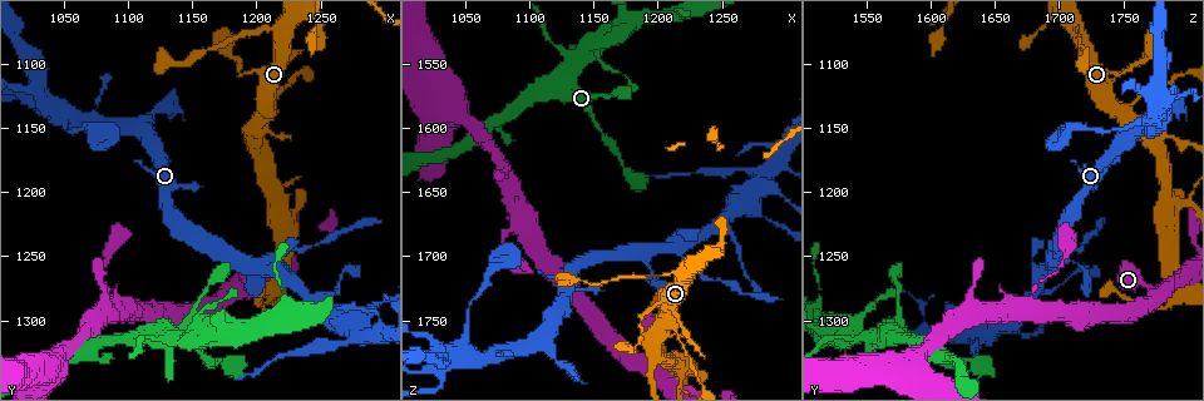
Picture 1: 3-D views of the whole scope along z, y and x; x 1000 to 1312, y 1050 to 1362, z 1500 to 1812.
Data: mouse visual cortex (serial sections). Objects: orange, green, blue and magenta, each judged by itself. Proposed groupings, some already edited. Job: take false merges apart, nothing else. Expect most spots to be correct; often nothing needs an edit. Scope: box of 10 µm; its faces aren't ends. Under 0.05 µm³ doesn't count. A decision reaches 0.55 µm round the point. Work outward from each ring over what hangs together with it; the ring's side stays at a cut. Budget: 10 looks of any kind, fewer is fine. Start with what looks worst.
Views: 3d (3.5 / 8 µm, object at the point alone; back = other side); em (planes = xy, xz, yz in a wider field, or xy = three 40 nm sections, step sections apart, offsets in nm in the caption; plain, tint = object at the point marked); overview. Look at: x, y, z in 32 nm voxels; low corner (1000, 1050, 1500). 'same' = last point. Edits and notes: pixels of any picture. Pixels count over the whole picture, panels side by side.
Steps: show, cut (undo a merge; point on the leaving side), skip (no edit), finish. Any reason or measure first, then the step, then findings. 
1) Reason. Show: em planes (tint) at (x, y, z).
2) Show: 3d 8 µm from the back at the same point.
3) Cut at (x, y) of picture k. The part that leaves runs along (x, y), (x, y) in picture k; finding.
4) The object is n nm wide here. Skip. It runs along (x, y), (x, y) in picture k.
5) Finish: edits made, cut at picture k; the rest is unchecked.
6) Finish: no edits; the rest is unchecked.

A narrow waist. Show: em xy step 1 (tint) at (1210, 1254, 1694).

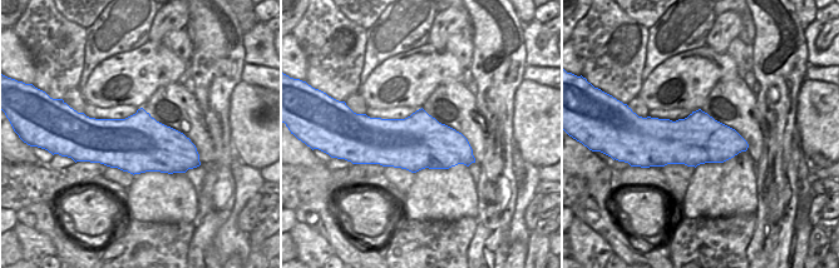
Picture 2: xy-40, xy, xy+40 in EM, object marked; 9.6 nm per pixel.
Show: 3d 3.5 µm at the same point.

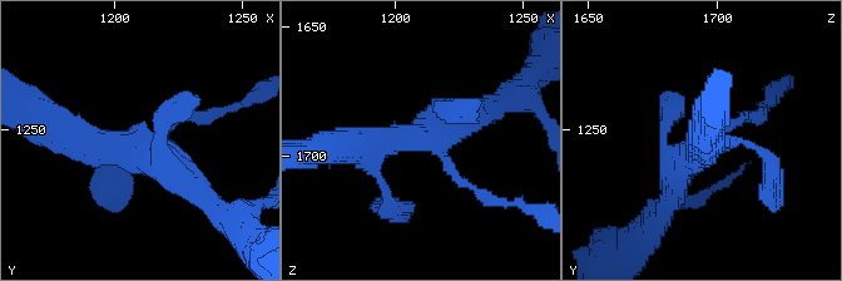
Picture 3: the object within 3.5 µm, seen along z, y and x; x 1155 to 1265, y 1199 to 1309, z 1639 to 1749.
Skip. It runs along (62, 131), (142, 146), (203, 200) in picture 3; one cell here.

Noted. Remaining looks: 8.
Abrupt turn. Show: 3d 3.5 µm at (1272, 1314, 1636).

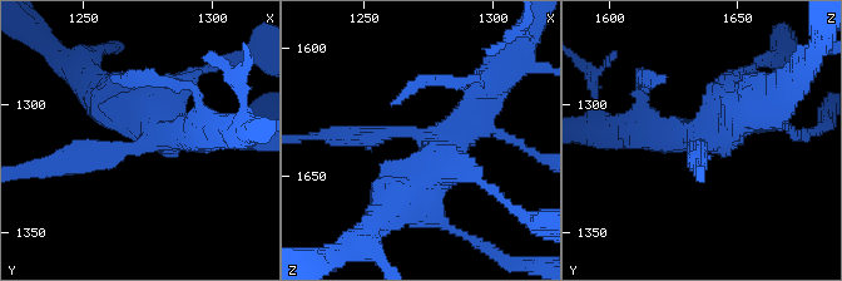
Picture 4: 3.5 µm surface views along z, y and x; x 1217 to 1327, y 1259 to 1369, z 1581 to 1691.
Skip. It runs along (399, 203), (490, 84) in picture 4; continuous, no second cell.

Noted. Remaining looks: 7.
Thick turns thin. Show: 3d 3.5 µm at (1190, 1076, 1716).

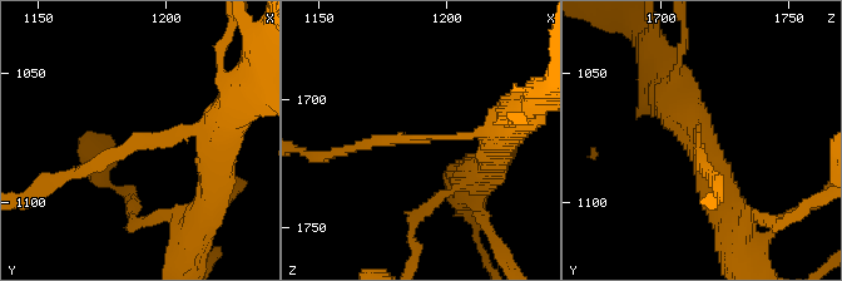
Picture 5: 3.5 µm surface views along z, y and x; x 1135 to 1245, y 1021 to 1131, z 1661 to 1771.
The arms are 150, 250 nm wide. Show: em xy step 1 (tint) at (1191, 1076, 1714).

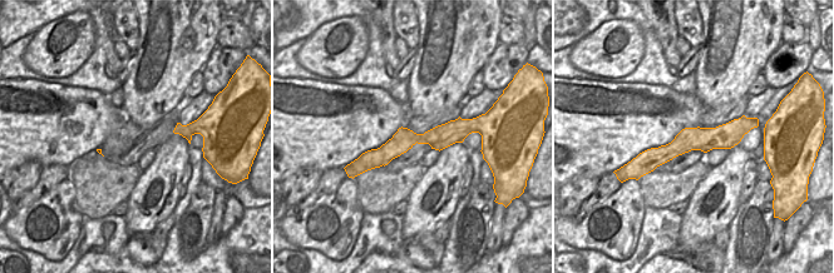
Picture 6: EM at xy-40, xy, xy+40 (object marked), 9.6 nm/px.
Skip. It runs along (746, 127), (642, 155) in picture 6; continuous, no second cell.

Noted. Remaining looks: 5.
Four or more arms meet. Show: 3d 3.5 µm from the back at (1030, 1124, 1778).

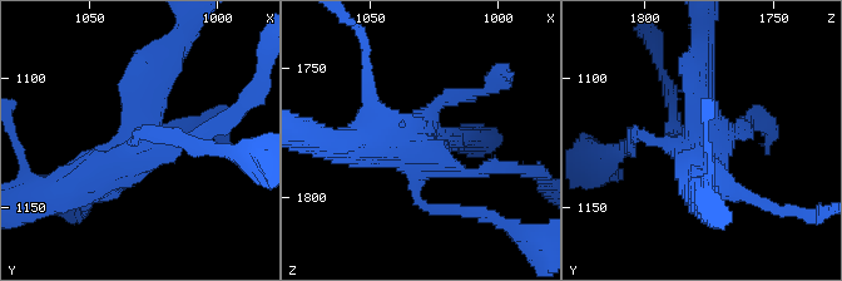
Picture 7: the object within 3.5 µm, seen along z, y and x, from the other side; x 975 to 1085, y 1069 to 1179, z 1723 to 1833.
Need the tissue. Show: em xy step 3 (tint) at (1031, 1122, 1777).

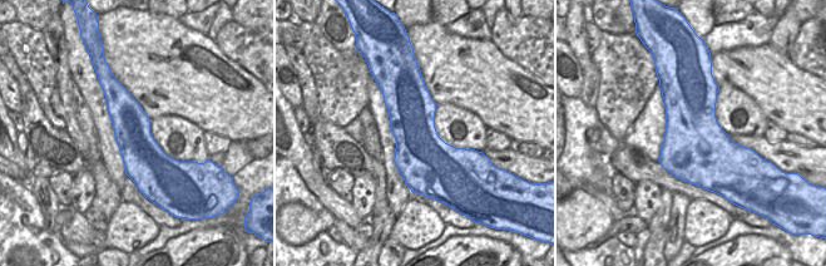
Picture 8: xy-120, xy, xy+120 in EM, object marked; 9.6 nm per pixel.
Skip. It runs along (77, 183), (134, 148), (164, 55) in picture 7; one cell here.

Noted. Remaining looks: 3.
Finish: no edits; the rest is unchecked.

